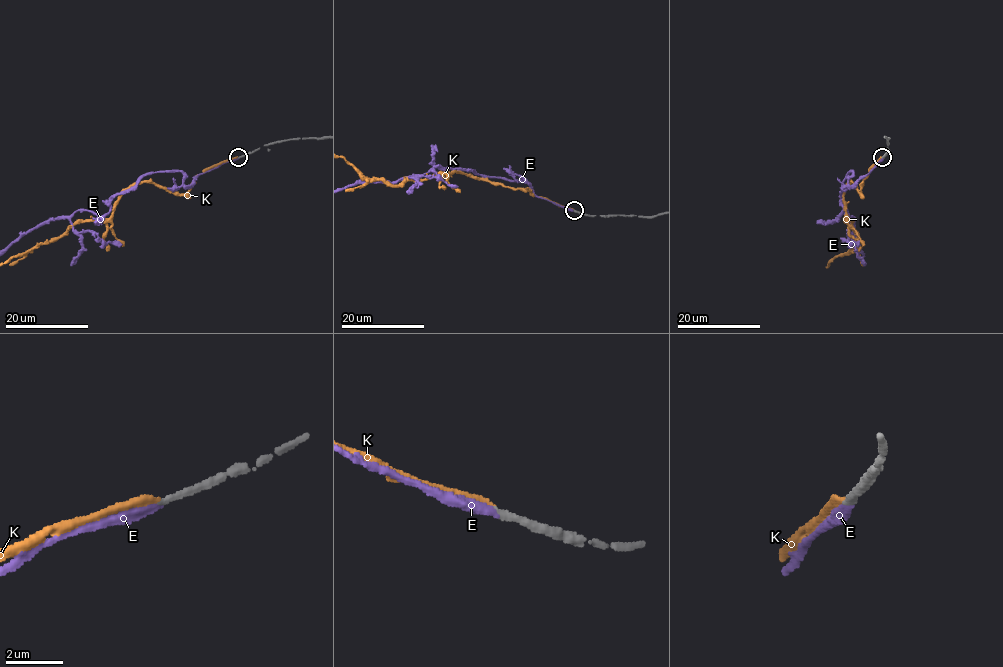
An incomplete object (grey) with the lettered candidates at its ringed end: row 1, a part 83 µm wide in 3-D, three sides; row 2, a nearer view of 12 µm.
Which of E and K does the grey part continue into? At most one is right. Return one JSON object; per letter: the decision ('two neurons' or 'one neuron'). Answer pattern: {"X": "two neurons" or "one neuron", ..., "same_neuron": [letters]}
{"E": "one neuron", "K": "two neurons", "same_neuron": ["E"]}

